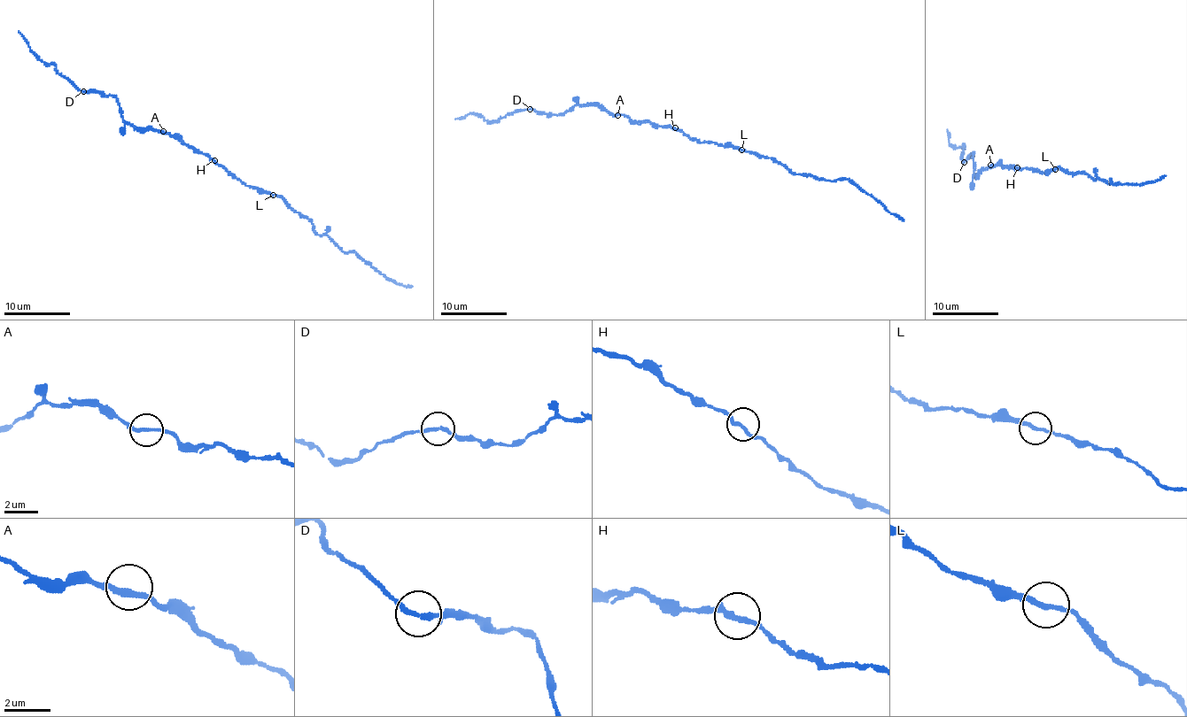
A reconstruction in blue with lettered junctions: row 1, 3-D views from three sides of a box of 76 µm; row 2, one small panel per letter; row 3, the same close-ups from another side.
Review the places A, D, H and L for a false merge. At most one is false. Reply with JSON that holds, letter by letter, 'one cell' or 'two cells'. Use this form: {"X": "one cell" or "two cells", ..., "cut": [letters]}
{"A": "one cell", "D": "one cell", "H": "one cell", "L": "one cell", "cut": []}

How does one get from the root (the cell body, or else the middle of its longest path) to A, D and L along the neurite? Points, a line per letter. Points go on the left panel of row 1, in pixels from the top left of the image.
A: (218, 165), (209, 156), (194, 150), (163, 131)
D: (218, 165), (209, 156), (194, 150), (168, 133), (128, 124), (114, 96), (82, 90)
L: (218, 165), (224, 166), (228, 173), (247, 186), (273, 195)

